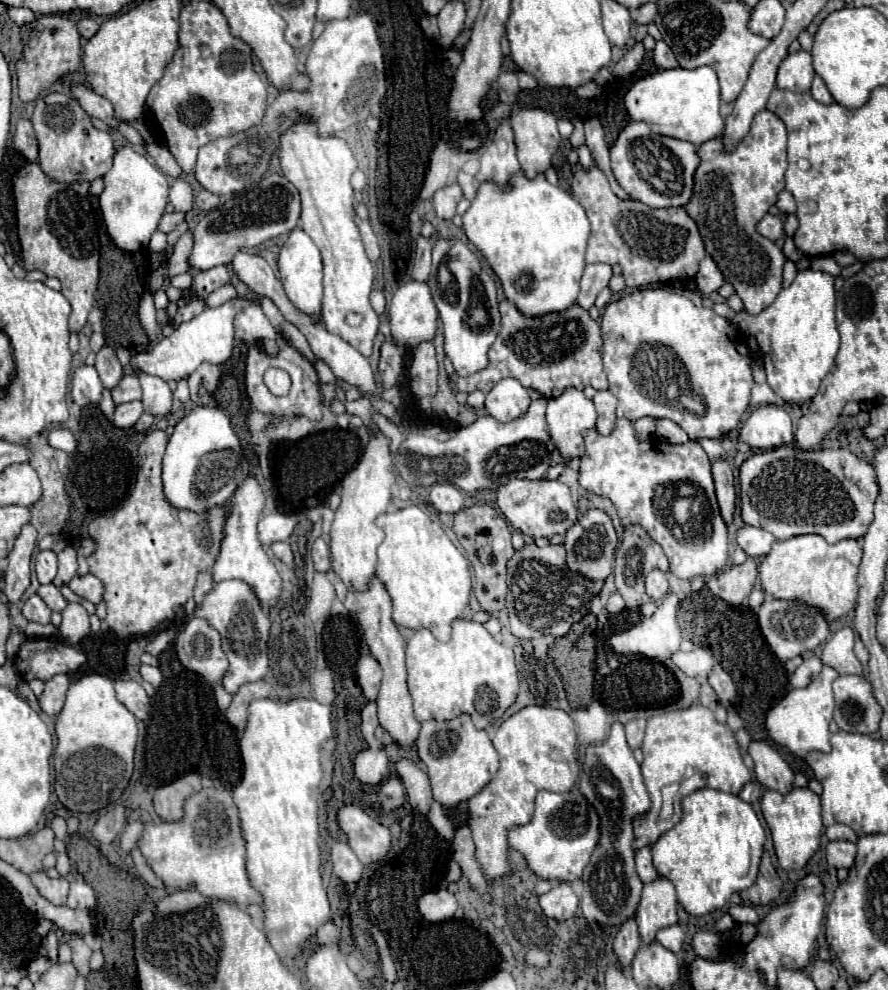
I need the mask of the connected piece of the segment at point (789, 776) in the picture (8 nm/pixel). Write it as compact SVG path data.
M751 741L747 751L755 761L755 775L761 785L779 793L793 789L793 771L775 747L767 741Z

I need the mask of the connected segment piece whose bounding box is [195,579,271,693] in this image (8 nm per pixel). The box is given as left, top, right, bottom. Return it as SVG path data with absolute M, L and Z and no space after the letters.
M221 581L205 595L203 607L195 609L195 617L207 619L219 633L223 641L223 651L229 659L229 671L223 677L223 687L229 693L239 691L245 683L261 681L269 669L267 659L267 637L269 637L269 611L259 605L253 591L243 581Z

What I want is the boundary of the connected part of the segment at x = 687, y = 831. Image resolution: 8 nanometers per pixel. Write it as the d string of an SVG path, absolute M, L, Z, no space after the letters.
M699 789L683 797L683 819L653 845L653 865L677 889L677 901L691 915L721 909L733 893L751 887L759 873L765 829L749 803L733 793Z

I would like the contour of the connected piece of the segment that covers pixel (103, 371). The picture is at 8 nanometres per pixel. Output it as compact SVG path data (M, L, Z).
M105 345L101 351L97 351L95 369L107 389L113 389L123 377L123 367L115 355L115 349L109 345Z

